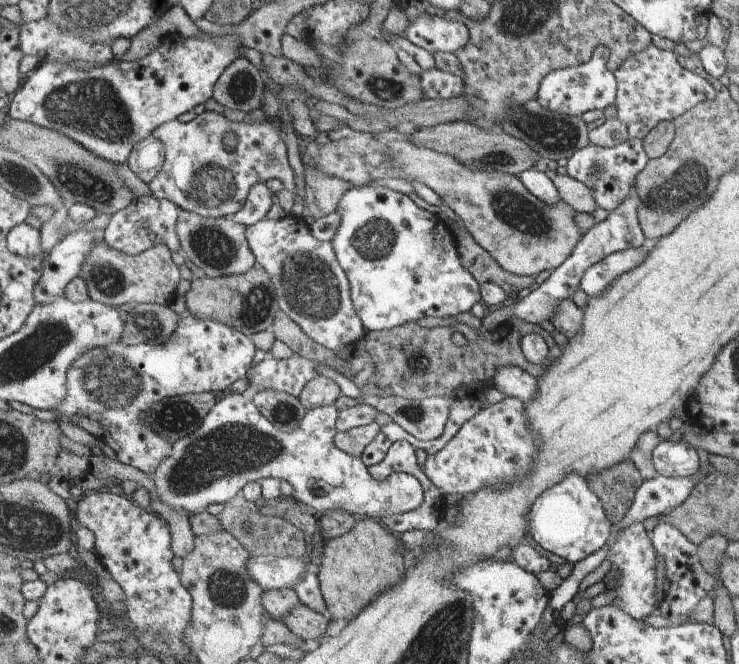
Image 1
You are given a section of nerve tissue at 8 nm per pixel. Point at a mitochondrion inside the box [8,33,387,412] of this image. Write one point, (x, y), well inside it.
(93, 106)

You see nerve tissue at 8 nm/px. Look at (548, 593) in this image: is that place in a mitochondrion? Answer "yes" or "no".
no

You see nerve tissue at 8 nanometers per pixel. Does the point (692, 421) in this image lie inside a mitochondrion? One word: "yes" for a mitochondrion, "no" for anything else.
no

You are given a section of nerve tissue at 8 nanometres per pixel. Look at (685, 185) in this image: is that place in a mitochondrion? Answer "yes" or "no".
yes

